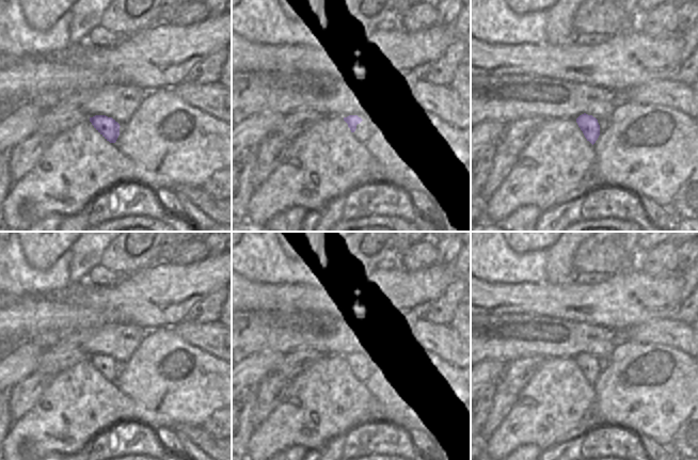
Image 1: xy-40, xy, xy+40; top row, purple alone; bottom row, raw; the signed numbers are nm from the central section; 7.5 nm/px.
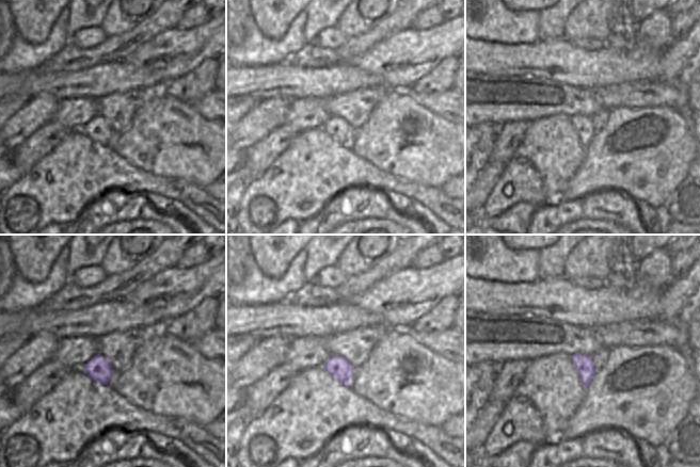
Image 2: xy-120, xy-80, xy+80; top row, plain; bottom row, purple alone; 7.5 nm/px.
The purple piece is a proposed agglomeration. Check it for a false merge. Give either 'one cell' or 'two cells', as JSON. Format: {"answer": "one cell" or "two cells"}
{"answer": "one cell"}

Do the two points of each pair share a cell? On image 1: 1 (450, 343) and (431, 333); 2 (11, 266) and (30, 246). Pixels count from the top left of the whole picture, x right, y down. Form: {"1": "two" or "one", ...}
{"1": "one", "2": "two"}

